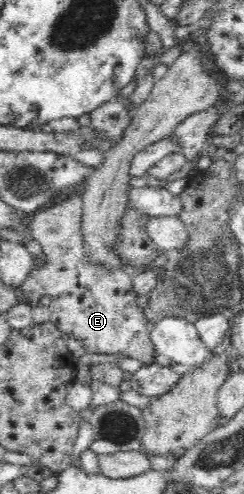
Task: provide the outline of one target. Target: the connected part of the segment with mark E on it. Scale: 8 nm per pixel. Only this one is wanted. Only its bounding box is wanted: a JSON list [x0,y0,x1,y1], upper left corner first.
[20,187,158,366]

